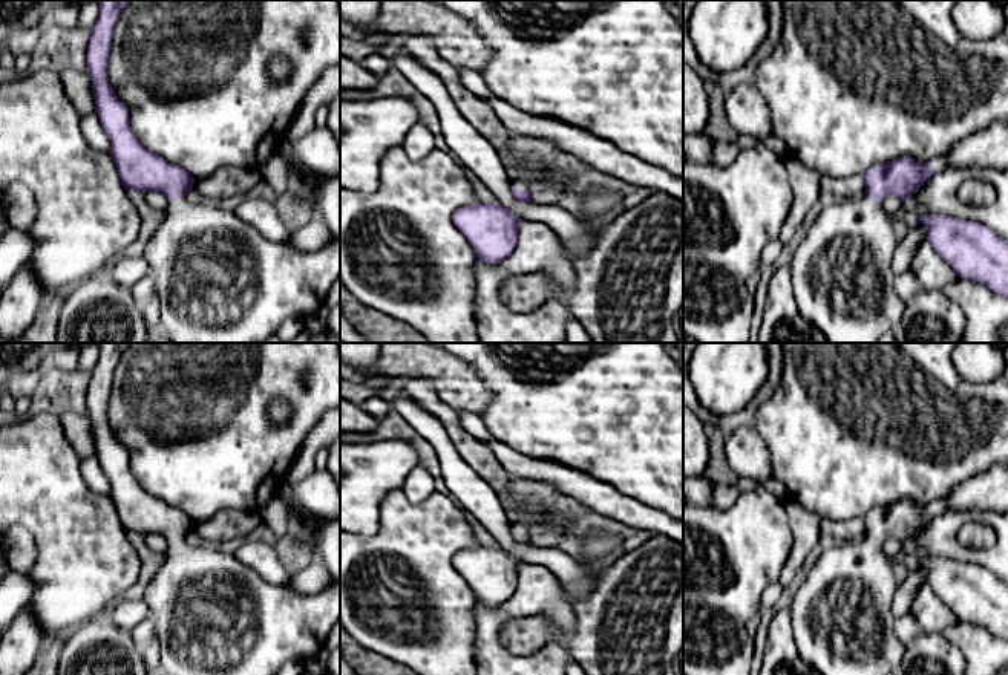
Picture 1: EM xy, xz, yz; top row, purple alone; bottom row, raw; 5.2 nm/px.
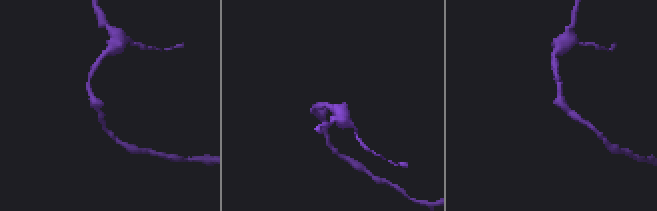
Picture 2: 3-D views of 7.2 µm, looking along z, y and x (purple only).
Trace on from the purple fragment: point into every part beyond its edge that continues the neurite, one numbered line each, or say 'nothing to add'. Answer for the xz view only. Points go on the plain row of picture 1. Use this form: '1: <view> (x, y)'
1: xz (532, 511)

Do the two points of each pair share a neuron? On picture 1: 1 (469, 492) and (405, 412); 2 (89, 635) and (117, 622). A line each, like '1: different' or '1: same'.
1: same
2: same

